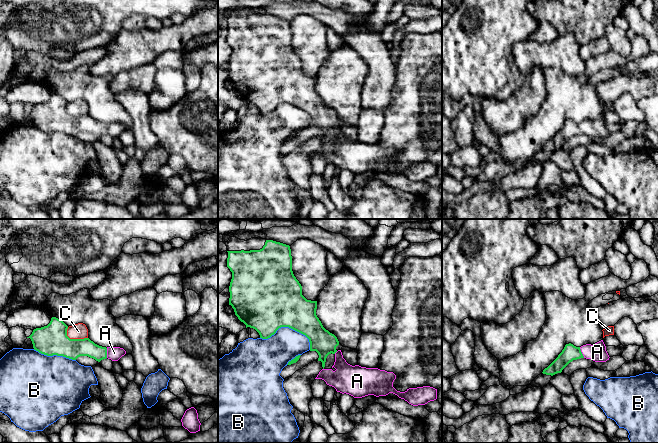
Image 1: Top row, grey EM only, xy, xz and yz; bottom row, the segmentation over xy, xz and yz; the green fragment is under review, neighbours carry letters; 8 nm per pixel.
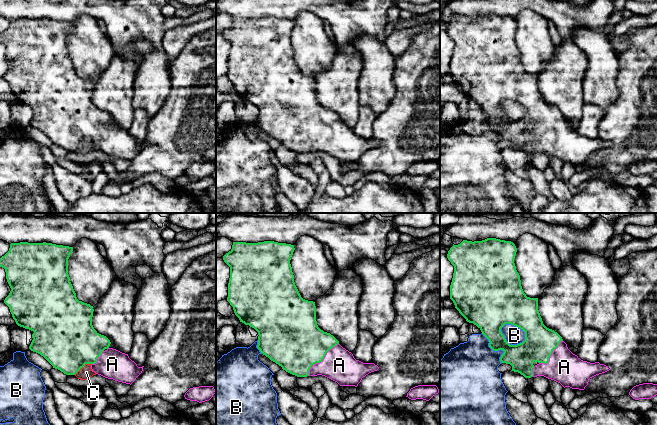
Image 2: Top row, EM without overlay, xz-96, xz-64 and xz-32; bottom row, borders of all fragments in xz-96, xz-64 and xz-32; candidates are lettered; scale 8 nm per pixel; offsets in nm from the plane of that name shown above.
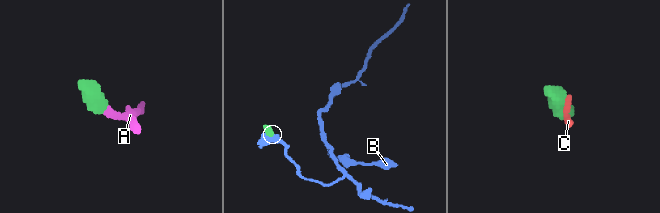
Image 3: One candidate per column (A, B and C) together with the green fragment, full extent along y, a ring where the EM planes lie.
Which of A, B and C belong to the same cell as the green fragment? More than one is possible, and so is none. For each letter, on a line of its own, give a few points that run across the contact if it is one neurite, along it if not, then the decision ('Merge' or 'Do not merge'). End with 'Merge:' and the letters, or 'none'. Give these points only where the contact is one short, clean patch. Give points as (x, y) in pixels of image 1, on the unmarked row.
A: Line: yz (570, 128), (581, 128), (597, 128). Merge
B: Do not merge
C: Do not merge
Merge: A

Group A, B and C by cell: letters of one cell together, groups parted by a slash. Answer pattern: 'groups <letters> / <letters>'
groups A / B / C

